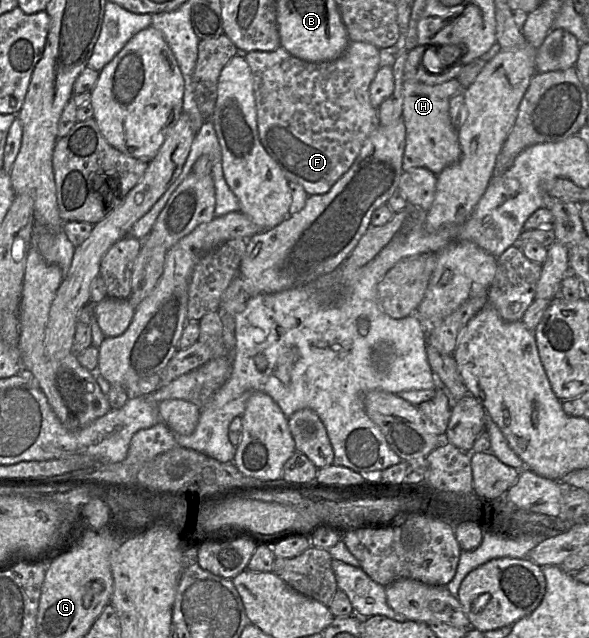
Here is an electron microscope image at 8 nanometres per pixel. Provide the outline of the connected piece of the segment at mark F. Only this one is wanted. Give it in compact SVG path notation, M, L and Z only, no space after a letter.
M350 41L344 53L335 60L307 62L289 54L279 47L274 51L252 51L245 56L252 73L252 84L256 104L257 128L261 144L266 152L278 163L288 182L300 184L308 196L324 194L351 167L369 135L379 126L378 111L370 103L370 85L380 68L379 49L364 42Z

